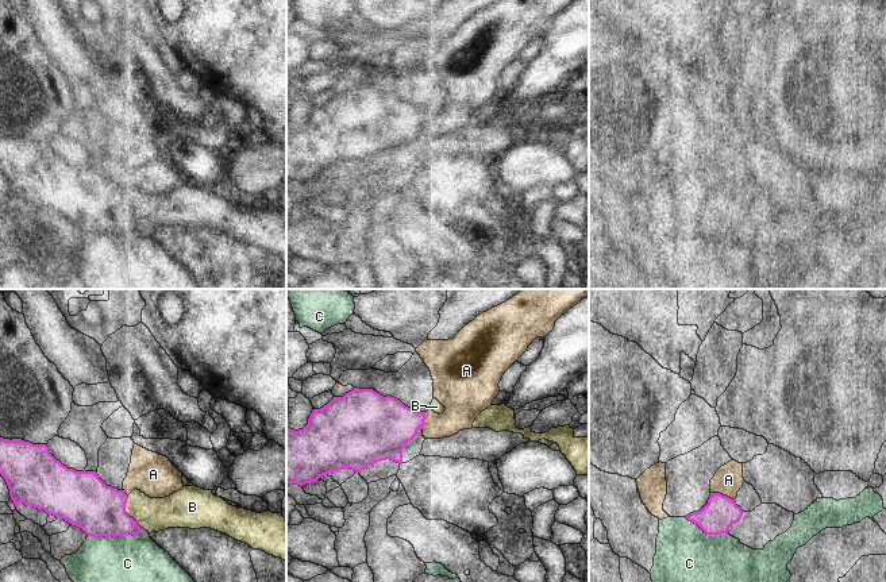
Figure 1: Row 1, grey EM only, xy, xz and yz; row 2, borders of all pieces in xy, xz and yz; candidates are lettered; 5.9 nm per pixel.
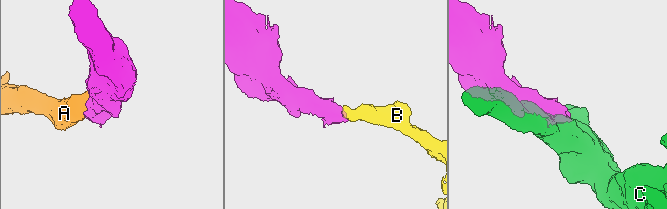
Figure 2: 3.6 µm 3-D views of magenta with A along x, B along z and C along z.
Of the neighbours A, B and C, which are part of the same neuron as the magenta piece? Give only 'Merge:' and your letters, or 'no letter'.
Merge: B

